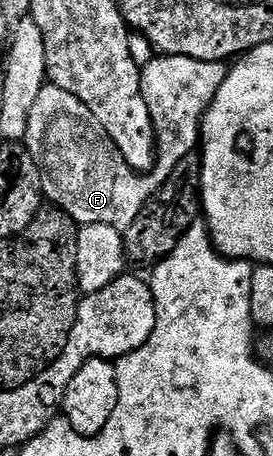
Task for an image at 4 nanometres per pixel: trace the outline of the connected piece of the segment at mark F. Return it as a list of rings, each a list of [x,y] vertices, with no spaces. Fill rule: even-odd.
[[[155,56],[141,67],[142,95],[150,109],[156,135],[156,157],[154,166],[149,172],[130,169],[124,156],[120,156],[120,148],[116,148],[108,132],[104,132],[100,120],[96,120],[92,112],[88,112],[88,104],[72,96],[72,92],[64,92],[64,88],[47,84],[36,99],[36,104],[32,104],[30,109],[25,141],[39,163],[55,162],[58,166],[67,166],[70,169],[70,178],[43,177],[43,195],[49,201],[51,198],[54,201],[51,203],[68,215],[72,221],[78,223],[79,227],[108,224],[115,226],[117,230],[125,231],[126,227],[132,224],[132,220],[140,216],[146,203],[165,184],[168,176],[172,176],[172,168],[176,168],[176,164],[180,164],[184,156],[195,153],[202,132],[202,118],[207,108],[214,103],[214,97],[220,84],[224,84],[227,69],[226,62],[201,62],[184,56]]]

